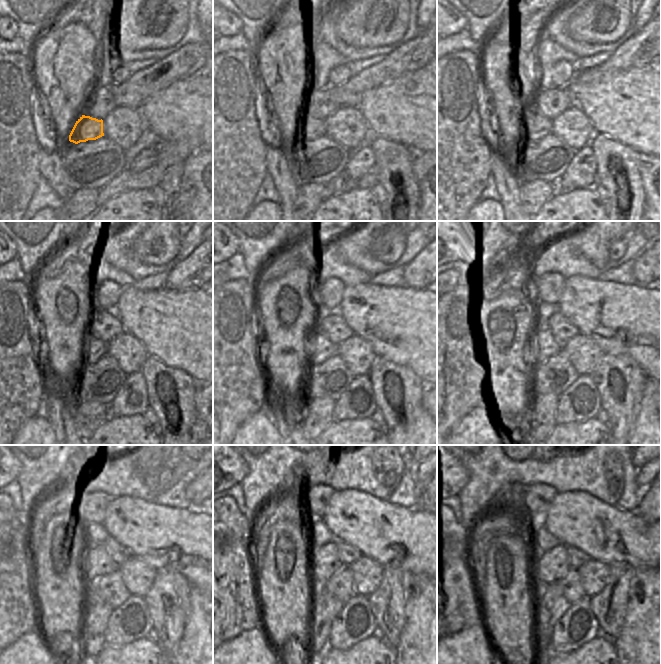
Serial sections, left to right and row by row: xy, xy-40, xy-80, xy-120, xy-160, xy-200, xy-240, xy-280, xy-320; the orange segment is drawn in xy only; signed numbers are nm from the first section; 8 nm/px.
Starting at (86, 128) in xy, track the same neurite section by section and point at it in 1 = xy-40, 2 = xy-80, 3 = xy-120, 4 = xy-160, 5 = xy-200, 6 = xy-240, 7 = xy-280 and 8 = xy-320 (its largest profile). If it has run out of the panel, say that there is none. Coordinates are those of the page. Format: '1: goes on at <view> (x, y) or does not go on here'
1: goes on at xy-40 (319, 132)
2: goes on at xy-80 (548, 122)
3: goes on at xy-120 (101, 345)
4: goes on at xy-160 (328, 349)
5: goes on at xy-200 (544, 344)
6: goes on at xy-240 (96, 562)
7: goes on at xy-280 (323, 563)
8: goes on at xy-320 (553, 564)

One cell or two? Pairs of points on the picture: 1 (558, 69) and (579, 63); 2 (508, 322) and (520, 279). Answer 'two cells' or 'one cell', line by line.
1: two cells
2: one cell

